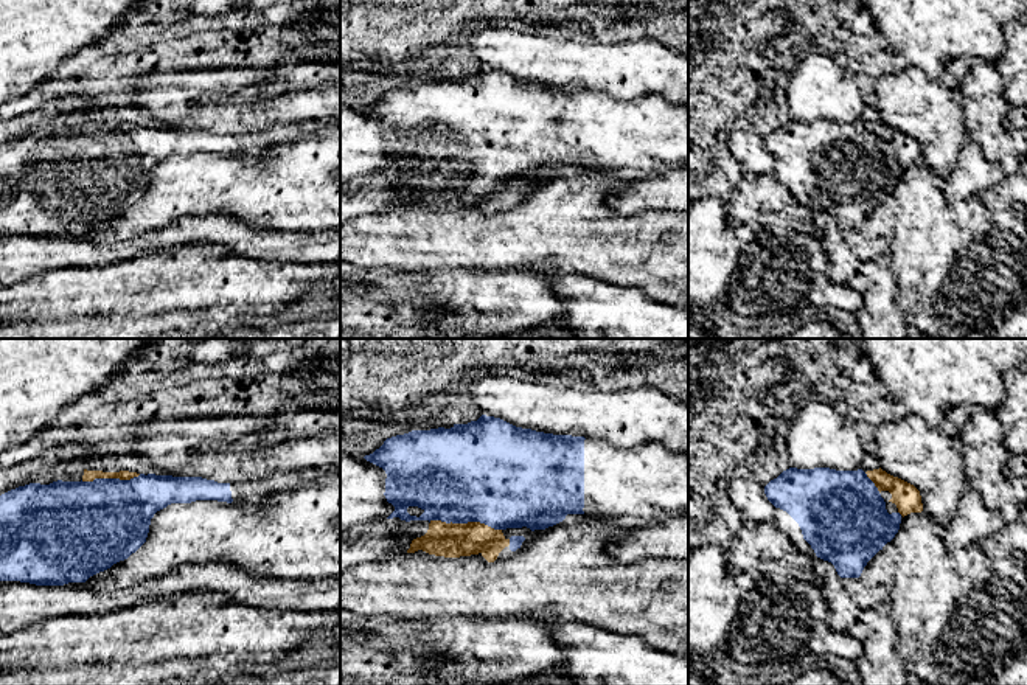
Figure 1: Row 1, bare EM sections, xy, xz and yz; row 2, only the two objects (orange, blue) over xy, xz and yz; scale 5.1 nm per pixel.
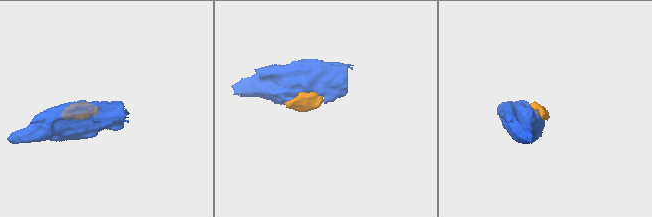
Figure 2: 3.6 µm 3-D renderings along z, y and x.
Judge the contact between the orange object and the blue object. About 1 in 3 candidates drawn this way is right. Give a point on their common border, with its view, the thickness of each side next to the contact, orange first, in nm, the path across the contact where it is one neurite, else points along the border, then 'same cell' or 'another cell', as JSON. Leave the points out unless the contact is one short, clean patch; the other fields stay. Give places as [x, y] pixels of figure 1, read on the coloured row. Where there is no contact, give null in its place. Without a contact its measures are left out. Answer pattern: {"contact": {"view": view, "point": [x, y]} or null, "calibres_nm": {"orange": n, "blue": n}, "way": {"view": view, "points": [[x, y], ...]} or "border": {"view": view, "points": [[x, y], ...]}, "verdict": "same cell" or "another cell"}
{"contact": {"view": "xz", "point": [465, 524]}, "calibres_nm": {"orange": 180, "blue": 480}, "verdict": "same cell"}

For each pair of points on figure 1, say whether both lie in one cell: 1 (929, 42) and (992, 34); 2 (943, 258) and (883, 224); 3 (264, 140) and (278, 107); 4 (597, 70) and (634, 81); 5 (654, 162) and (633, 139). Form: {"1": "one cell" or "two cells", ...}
{"1": "one cell", "2": "one cell", "3": "two cells", "4": "one cell", "5": "one cell"}

